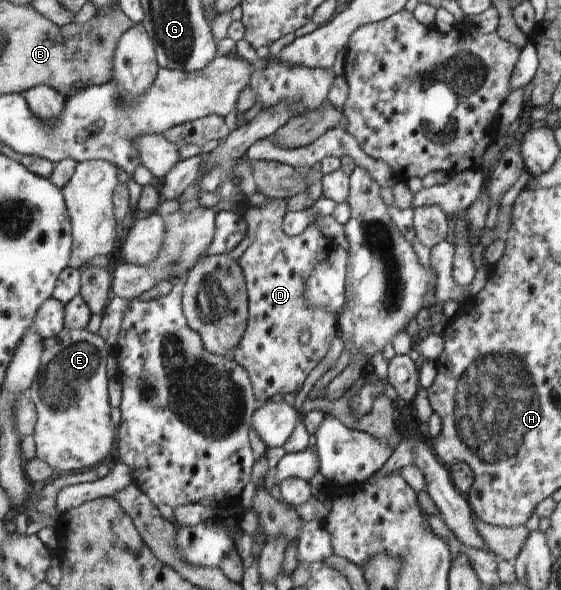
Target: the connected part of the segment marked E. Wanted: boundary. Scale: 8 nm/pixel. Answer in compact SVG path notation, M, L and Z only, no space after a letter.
M63 329L55 336L49 337L47 340L43 340L43 356L41 358L41 368L33 382L31 388L27 392L28 396L33 396L33 404L37 404L37 432L33 431L35 440L35 457L39 460L44 460L53 470L57 472L75 472L81 468L95 468L111 450L113 450L113 442L115 442L115 426L111 422L111 407L110 402L107 402L107 376L105 376L105 364L107 364L107 356L109 356L109 350L107 350L107 343L97 333L93 334L87 331L87 329Z

